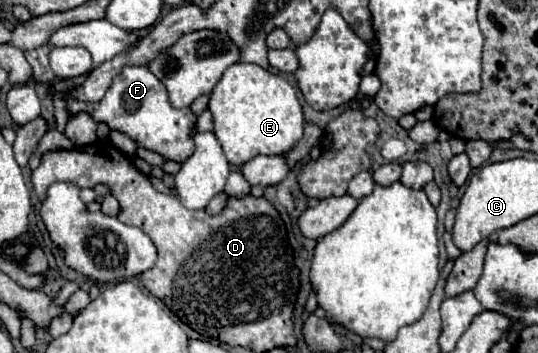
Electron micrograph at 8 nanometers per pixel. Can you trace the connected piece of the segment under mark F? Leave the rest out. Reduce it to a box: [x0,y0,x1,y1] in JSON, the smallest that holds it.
[68,67,196,163]

